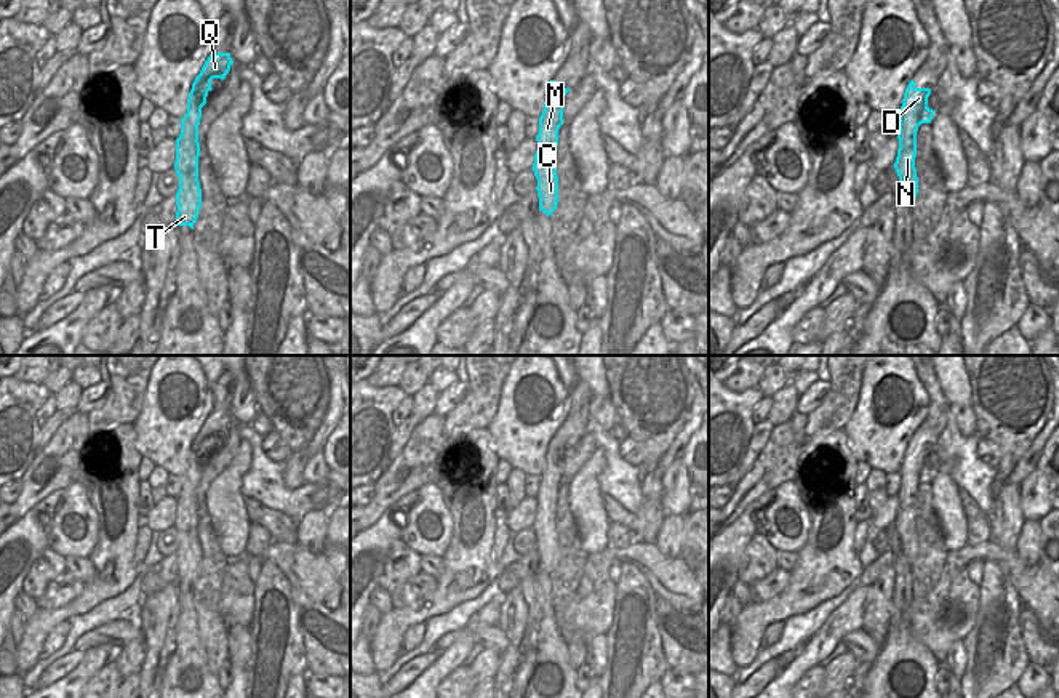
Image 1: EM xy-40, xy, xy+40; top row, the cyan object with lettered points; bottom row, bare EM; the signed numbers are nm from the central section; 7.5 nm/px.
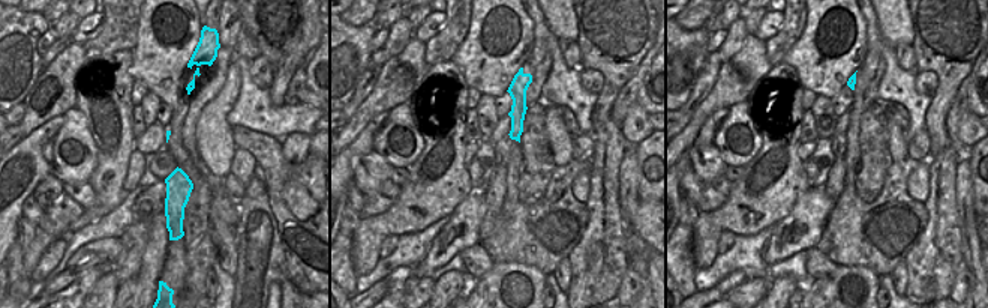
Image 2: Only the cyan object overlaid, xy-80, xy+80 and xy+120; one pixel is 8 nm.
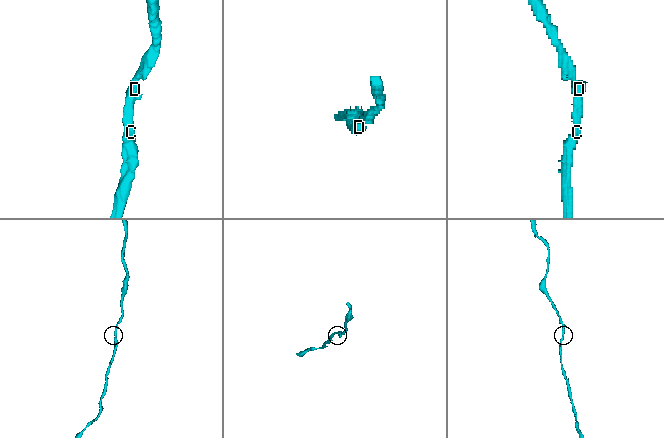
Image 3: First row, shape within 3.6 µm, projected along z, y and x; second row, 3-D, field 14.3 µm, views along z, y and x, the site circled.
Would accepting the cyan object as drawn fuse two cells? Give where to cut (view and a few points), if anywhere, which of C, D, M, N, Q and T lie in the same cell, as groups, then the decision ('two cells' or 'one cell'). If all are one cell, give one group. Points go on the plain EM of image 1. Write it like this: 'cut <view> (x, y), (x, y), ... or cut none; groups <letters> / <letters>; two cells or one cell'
cut none; groups C D M N Q T; one cell

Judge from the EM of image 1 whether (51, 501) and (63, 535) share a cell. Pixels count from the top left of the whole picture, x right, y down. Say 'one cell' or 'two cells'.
two cells

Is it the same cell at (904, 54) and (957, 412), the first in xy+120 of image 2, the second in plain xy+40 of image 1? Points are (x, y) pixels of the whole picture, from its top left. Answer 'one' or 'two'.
one

